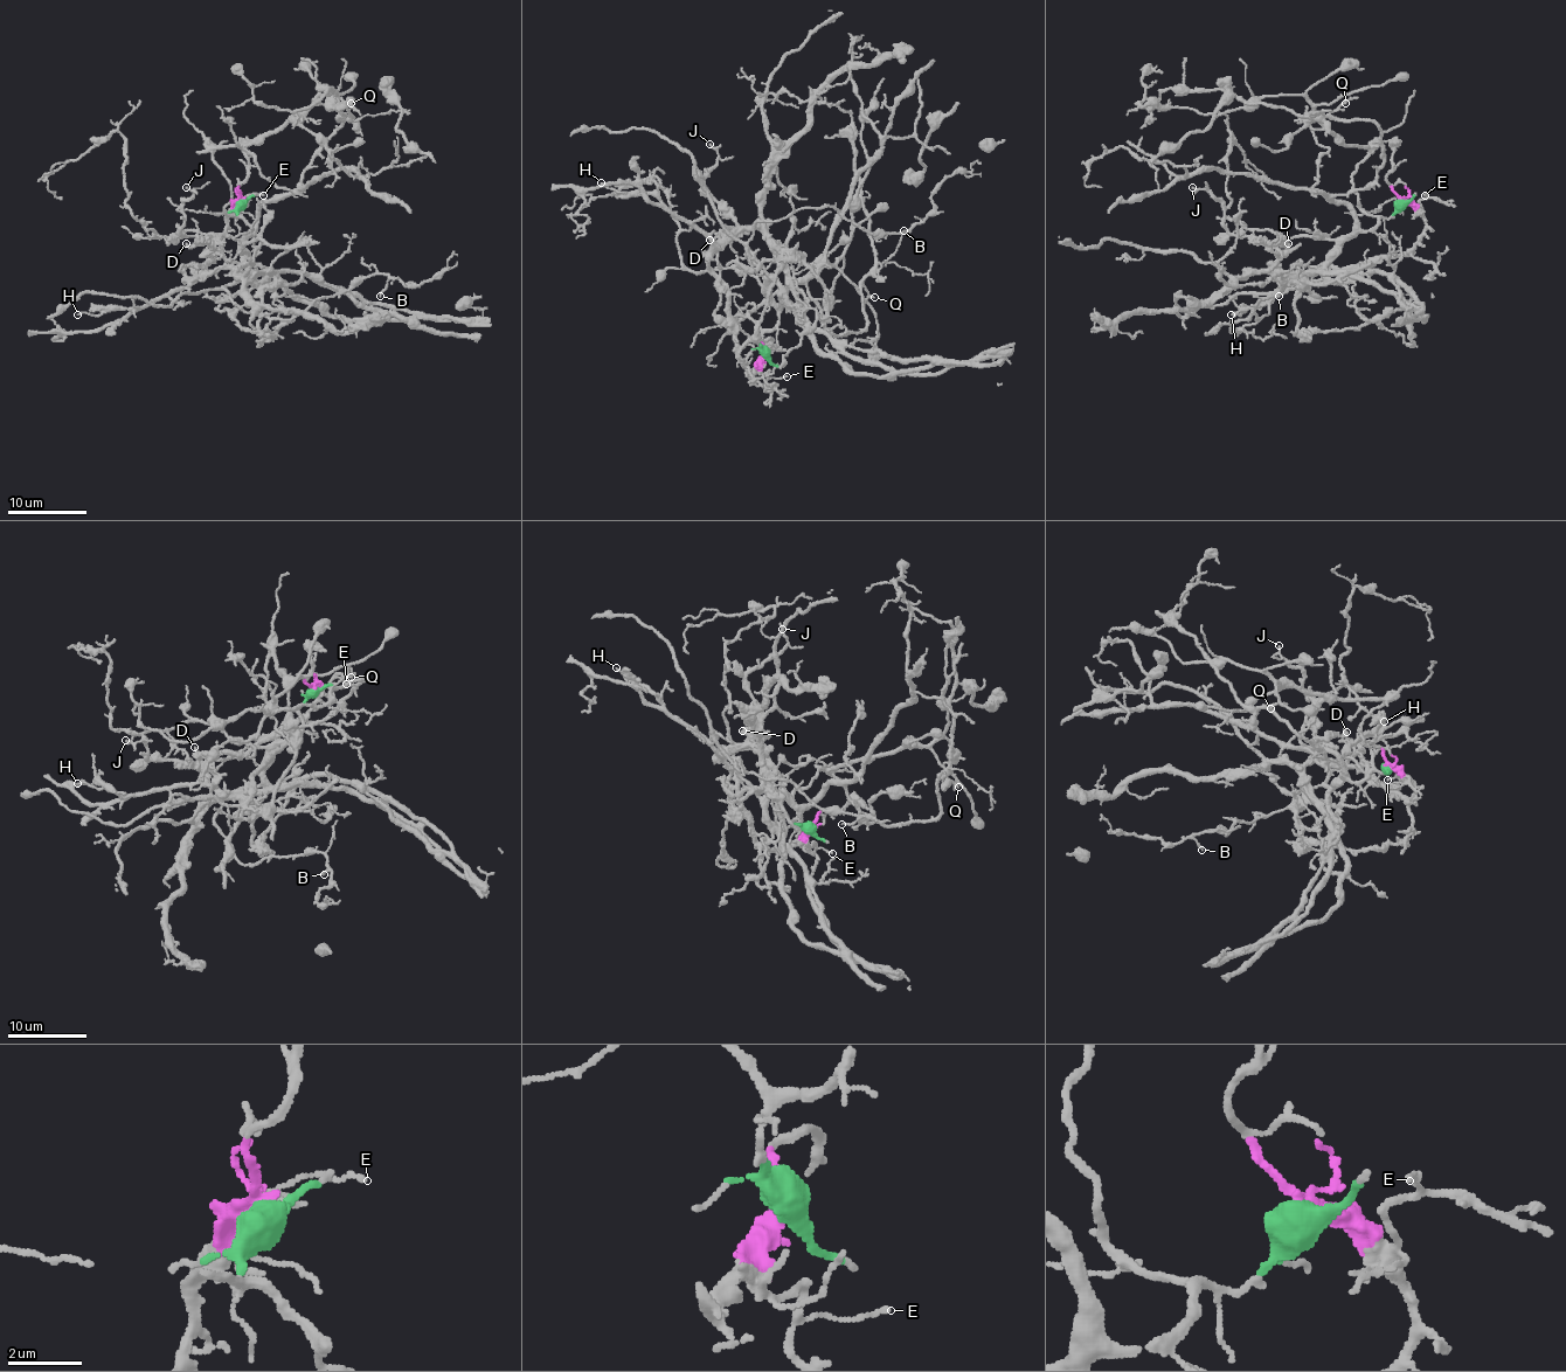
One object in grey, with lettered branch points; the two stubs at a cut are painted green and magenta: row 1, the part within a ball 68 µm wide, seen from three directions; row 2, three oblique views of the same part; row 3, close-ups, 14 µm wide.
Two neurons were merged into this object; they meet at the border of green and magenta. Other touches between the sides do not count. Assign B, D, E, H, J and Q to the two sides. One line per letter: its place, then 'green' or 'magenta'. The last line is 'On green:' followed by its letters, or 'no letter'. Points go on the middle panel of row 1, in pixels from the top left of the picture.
B: at (903, 230); green
D: at (709, 240); magenta
E: at (787, 376); magenta
H: at (601, 182); magenta
J: at (709, 144); magenta
Q: at (874, 297); green
On green: B, Q

